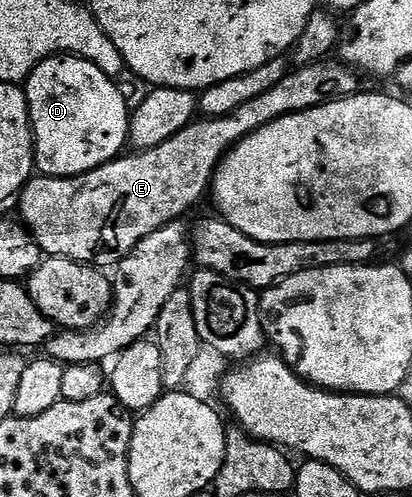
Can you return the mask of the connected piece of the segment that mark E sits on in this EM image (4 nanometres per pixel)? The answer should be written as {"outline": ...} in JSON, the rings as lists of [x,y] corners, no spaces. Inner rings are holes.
{"outline":[[[325,58],[319,64],[293,67],[288,75],[282,78],[282,82],[266,90],[266,94],[258,94],[258,98],[242,102],[238,110],[225,116],[197,119],[158,146],[133,151],[133,156],[121,155],[108,164],[90,170],[85,176],[37,175],[24,185],[24,191],[18,197],[21,216],[19,219],[36,239],[45,257],[61,256],[79,264],[93,265],[101,270],[111,269],[119,264],[123,256],[129,256],[142,238],[154,234],[167,224],[179,221],[183,212],[190,211],[203,198],[220,159],[235,144],[237,147],[247,136],[278,118],[317,108],[330,100],[344,100],[347,96],[356,95],[362,88],[359,79],[361,80],[361,77],[353,69],[336,58]]]}

